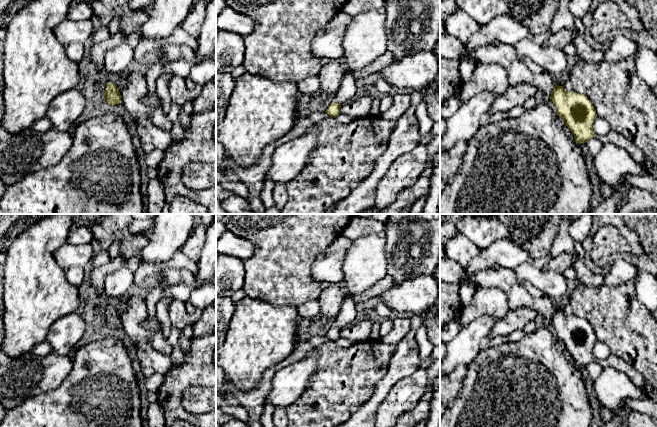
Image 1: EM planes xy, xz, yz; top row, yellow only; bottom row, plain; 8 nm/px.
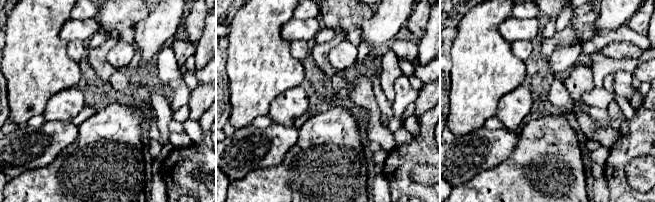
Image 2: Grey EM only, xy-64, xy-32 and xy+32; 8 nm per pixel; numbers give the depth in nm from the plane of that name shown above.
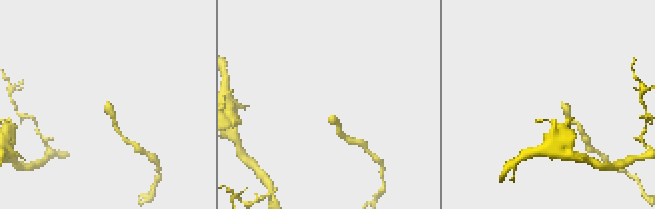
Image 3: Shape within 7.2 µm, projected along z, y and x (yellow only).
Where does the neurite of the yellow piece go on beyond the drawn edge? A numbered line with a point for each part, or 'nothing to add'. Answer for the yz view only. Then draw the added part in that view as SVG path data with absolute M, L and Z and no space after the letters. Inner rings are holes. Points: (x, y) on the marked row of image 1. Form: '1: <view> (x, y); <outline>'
1: yz (505, 55); M492 43L479 47L468 54L469 61L478 63L495 63L505 68L510 85L530 84L538 91L551 94L555 78L550 74L533 73L519 60L513 45Z

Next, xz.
1: xz (347, 90); M349 71L344 75L338 90L335 93L333 102L342 105L354 99L359 92L360 91L356 86L356 80L352 76L351 71Z

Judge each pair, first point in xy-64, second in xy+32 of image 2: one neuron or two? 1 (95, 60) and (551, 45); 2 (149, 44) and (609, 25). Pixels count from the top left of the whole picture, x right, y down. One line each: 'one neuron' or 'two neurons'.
1: one neuron
2: one neuron

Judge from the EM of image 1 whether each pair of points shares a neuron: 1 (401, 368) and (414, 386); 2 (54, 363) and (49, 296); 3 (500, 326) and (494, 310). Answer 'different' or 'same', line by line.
1: different
2: different
3: different

